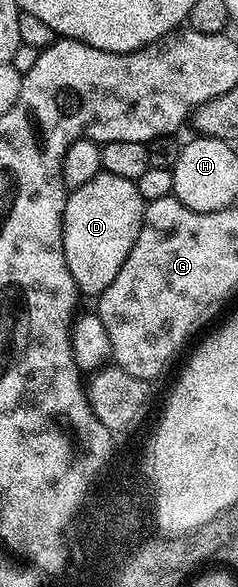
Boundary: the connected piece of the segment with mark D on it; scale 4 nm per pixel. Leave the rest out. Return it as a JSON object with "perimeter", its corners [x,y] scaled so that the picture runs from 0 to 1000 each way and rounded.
{"perimeter":[[[441,290],[361,308],[361,315],[298,320],[269,342],[269,429],[294,472],[311,472],[340,504],[416,506],[445,486],[496,472],[513,445],[546,438],[546,424],[580,411],[609,351],[559,307],[479,302]]]}

